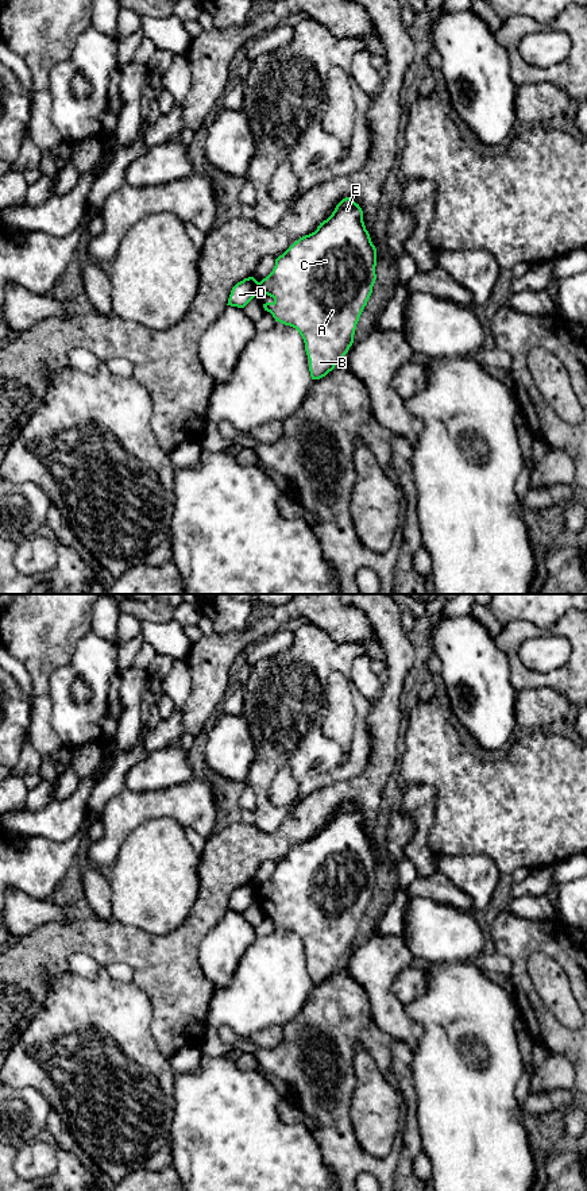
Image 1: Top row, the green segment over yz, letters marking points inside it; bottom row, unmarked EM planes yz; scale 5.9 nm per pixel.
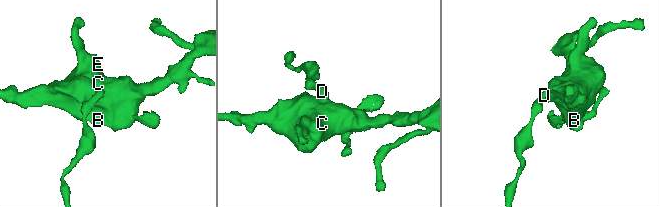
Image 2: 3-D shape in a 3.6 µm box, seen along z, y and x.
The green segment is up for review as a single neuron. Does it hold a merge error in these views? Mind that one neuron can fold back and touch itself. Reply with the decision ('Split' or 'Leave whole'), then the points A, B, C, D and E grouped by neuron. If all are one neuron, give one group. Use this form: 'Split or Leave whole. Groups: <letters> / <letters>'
Split. Groups: A B C E / D

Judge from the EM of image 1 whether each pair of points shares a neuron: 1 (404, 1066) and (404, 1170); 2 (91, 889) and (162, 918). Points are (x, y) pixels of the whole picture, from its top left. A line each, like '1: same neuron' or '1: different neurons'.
1: same neuron
2: different neurons

